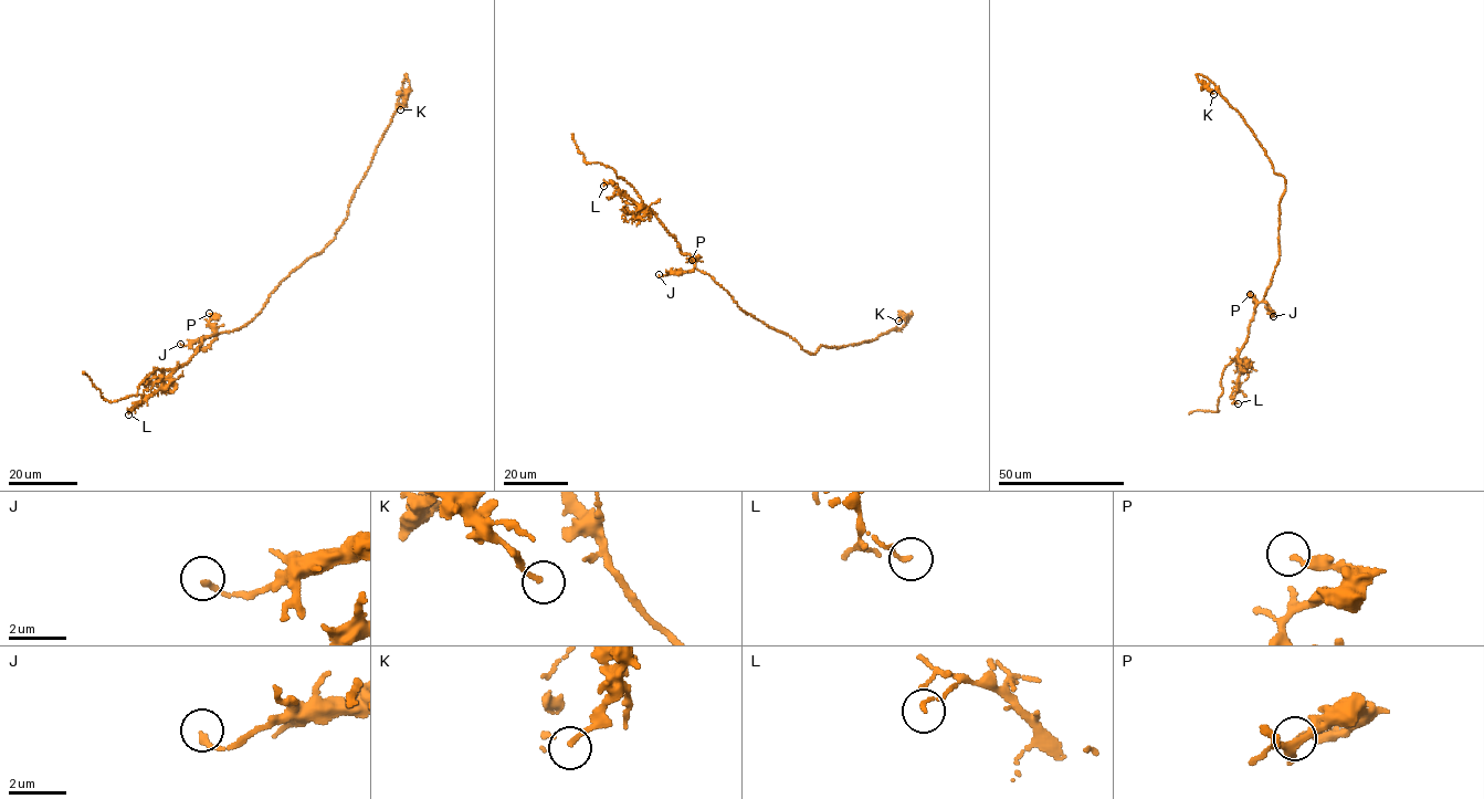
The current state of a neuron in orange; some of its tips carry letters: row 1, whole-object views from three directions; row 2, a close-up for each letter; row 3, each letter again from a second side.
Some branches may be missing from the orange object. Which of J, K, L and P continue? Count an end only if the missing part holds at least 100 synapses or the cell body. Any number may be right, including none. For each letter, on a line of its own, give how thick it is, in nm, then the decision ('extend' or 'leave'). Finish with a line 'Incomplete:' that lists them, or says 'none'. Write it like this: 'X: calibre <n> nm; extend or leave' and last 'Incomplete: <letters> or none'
J: calibre 180 nm; leave
K: calibre 130 nm; leave
L: calibre 110 nm; leave
P: calibre 240 nm; leave
Incomplete: none

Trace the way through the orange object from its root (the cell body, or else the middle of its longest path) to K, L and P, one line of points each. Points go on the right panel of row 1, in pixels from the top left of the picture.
K: (1279, 244), (1279, 204), (1285, 178), (1274, 172), (1252, 132), (1218, 87), (1196, 75), (1213, 94)
L: (1279, 244), (1280, 254), (1271, 283), (1254, 308), (1238, 356), (1241, 372), (1233, 397), (1238, 403)
P: (1279, 244), (1277, 263), (1264, 297), (1258, 302), (1250, 294)

